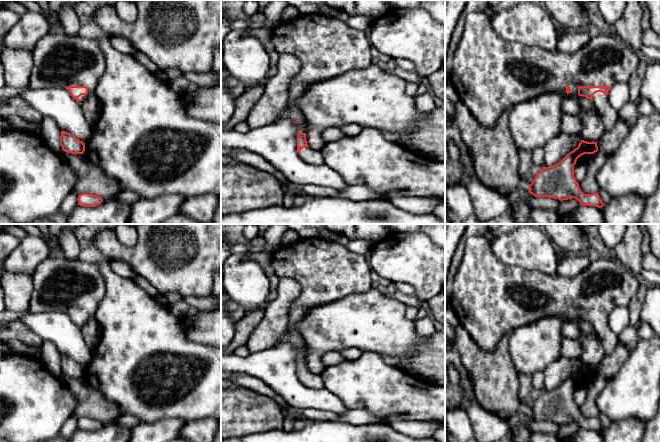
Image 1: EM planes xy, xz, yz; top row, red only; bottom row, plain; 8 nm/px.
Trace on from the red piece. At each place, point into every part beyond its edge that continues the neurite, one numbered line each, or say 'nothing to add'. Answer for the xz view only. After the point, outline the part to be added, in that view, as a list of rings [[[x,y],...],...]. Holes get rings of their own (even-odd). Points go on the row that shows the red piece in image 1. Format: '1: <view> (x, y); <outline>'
1: xz (314, 157); [[[305,147],[300,150],[300,157],[307,163],[312,165],[324,165],[325,159],[319,150],[313,150],[310,147]]]

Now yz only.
1: yz (490, 75); [[[474,11],[466,16],[464,31],[455,50],[449,75],[458,93],[458,98],[467,105],[472,116],[486,128],[493,128],[506,109],[544,93],[566,93],[567,85],[571,91],[568,96],[576,98],[579,86],[613,86],[617,83],[628,83],[640,63],[636,51],[619,37],[605,32],[591,38],[577,52],[569,54],[558,49],[551,52],[536,46],[506,42],[494,32],[490,20],[491,18],[483,11]]]

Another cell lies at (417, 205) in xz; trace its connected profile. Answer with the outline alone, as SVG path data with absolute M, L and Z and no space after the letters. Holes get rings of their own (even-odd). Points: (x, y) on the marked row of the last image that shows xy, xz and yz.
M347 185L343 190L338 191L337 197L350 199L352 201L369 201L373 199L383 199L390 201L393 205L401 210L416 214L424 215L432 213L434 209L442 203L439 198L427 197L388 197L374 192L368 187L362 185Z

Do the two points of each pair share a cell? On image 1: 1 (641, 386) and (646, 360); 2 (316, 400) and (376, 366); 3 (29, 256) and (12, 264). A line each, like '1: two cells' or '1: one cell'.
1: one cell
2: two cells
3: one cell

